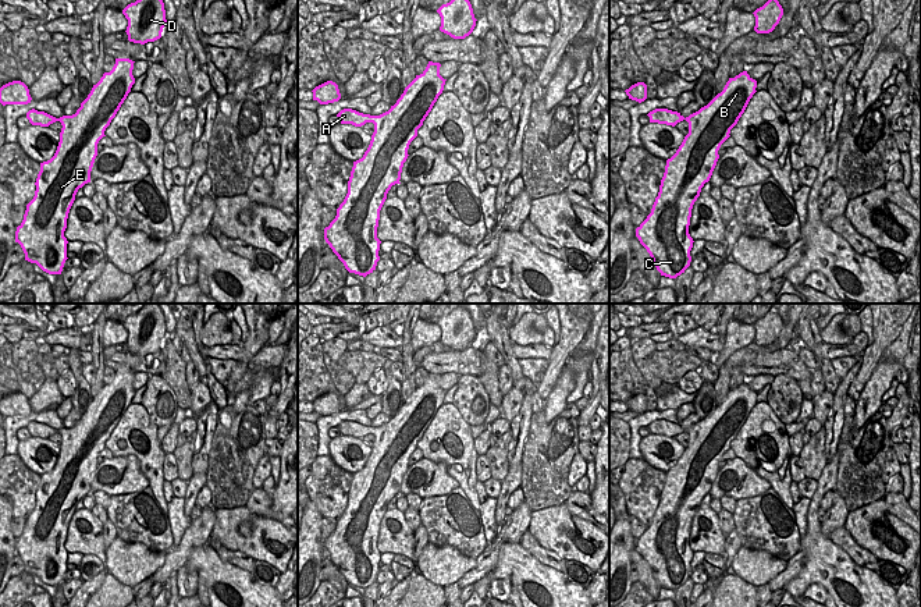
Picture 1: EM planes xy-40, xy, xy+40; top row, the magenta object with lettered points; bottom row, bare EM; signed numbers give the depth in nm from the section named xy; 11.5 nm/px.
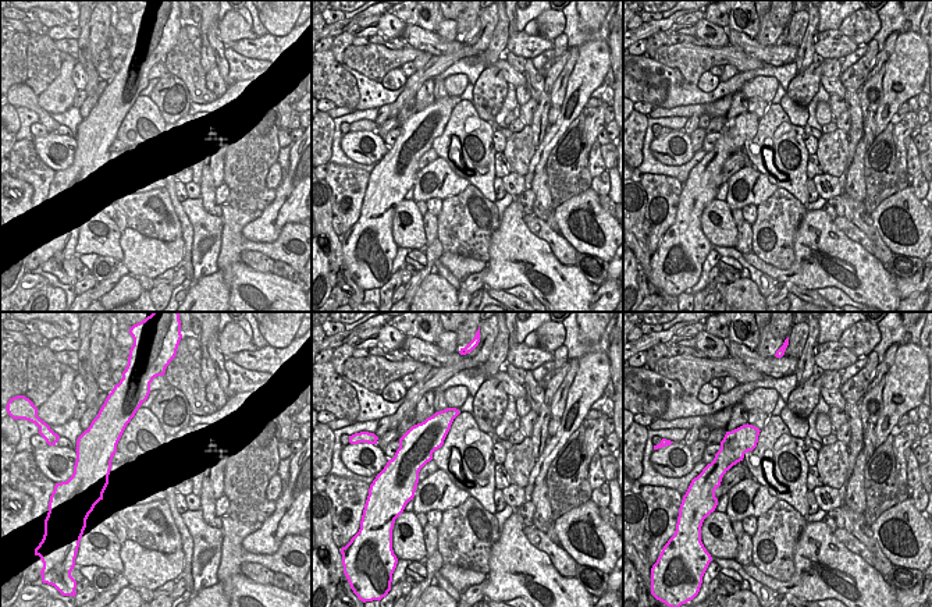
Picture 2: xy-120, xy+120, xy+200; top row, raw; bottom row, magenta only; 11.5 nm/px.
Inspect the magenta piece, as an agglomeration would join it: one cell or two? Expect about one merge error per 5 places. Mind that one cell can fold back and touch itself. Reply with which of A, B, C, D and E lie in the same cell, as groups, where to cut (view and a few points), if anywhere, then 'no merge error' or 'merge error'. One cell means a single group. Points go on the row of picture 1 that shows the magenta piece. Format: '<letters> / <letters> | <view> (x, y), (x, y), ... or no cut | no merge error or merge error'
A B C D E | no cut | no merge error

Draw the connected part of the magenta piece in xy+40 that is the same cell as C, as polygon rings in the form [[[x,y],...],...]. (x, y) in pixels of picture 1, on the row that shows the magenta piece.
[[[743,71],[729,78],[723,90],[707,106],[686,118],[668,109],[655,109],[647,114],[650,123],[672,127],[683,120],[689,123],[689,134],[666,160],[651,213],[636,228],[636,237],[661,276],[676,278],[690,266],[694,241],[689,226],[693,205],[712,175],[721,145],[730,136],[755,88],[757,81]]]

